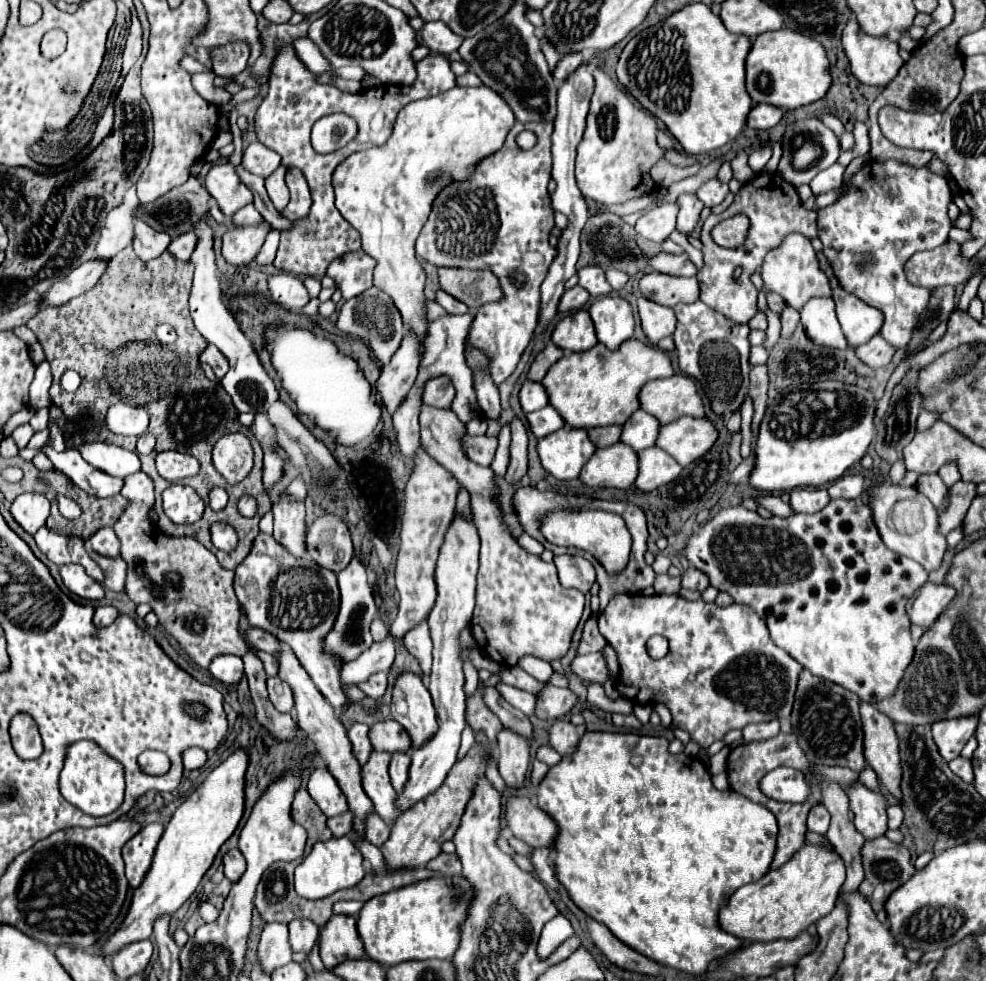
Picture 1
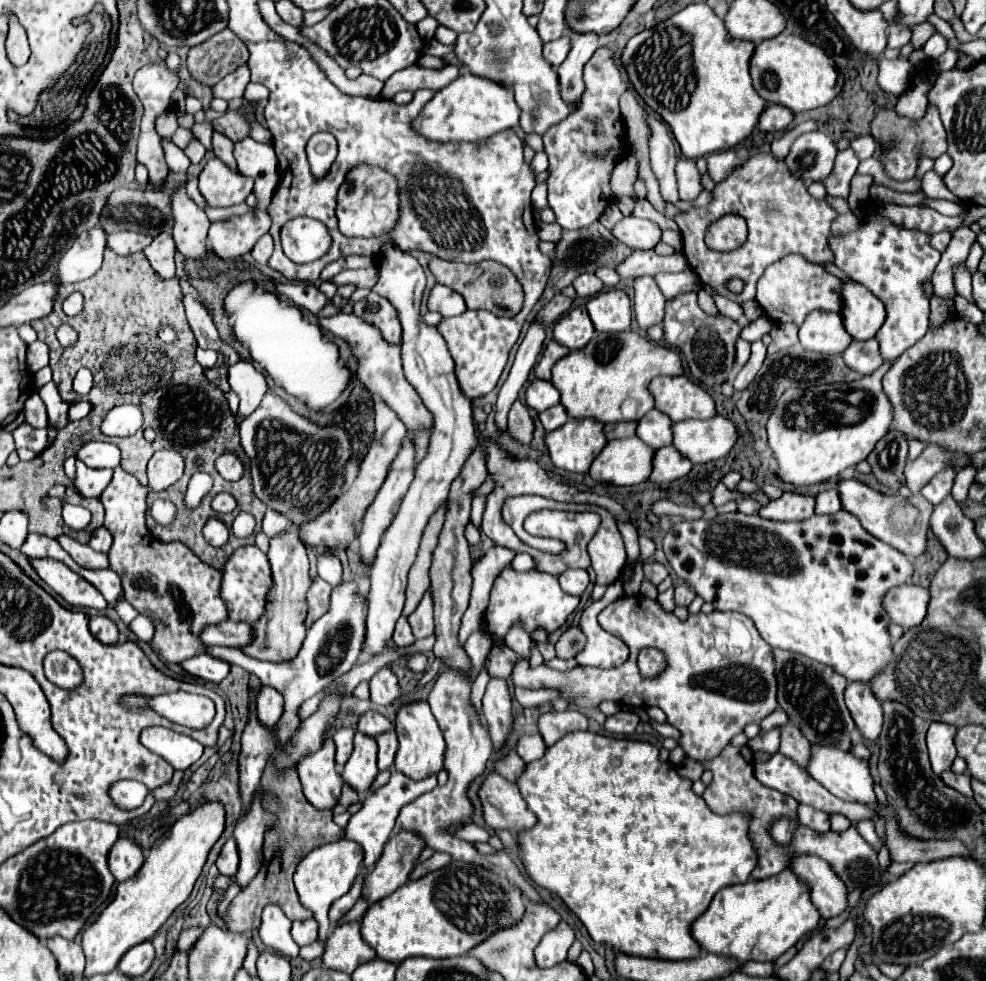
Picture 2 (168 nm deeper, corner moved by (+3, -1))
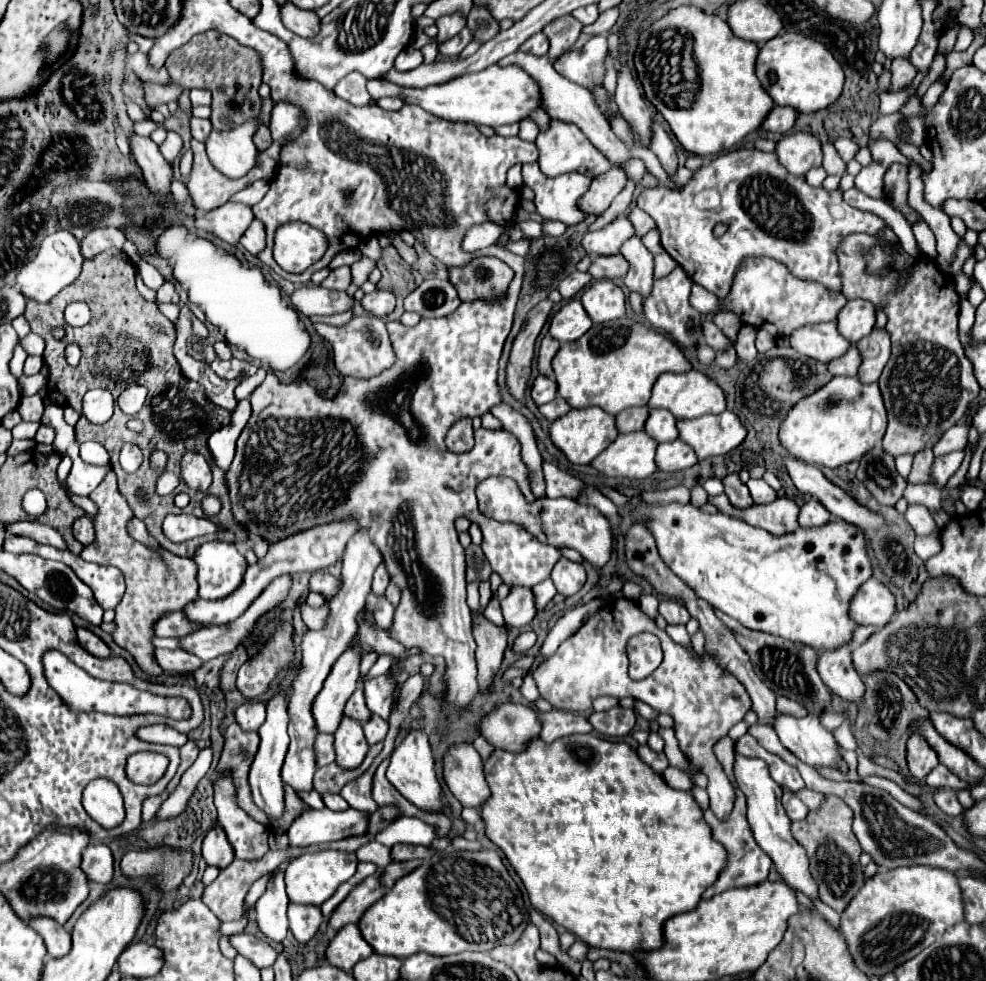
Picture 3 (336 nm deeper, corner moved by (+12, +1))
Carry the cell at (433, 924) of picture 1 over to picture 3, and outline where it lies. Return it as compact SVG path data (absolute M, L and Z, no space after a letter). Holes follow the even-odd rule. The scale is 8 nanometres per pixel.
M494 850L482 852L438 852L432 858L426 858L422 866L418 866L412 874L400 878L394 888L390 888L384 898L380 898L374 906L362 914L358 926L364 940L374 948L376 954L408 958L416 952L428 952L434 956L448 956L466 950L488 952L492 946L506 942L512 944L520 938L522 930L530 922L528 912L524 920L524 900L522 894L512 880L504 880L498 868L506 868L502 858Z

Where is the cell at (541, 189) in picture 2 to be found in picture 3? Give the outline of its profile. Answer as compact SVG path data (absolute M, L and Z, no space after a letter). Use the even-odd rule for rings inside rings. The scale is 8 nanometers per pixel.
M525 118L520 121L520 130L518 136L525 141L534 142L539 134L538 126L532 120Z

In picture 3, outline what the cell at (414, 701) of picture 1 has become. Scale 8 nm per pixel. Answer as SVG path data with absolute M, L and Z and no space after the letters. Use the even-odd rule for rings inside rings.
M424 730L418 732L408 732L394 748L390 756L390 766L386 772L388 780L400 790L404 798L408 798L412 804L416 804L422 810L442 810L444 802L440 798L440 784L436 780L434 772L434 758L432 758L432 748L428 742L428 734Z

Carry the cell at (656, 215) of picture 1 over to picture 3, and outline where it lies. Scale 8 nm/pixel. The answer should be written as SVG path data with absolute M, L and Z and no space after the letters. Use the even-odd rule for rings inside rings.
M618 216L602 230L588 232L582 240L582 246L590 254L618 254L620 246L636 234L632 222L626 216Z

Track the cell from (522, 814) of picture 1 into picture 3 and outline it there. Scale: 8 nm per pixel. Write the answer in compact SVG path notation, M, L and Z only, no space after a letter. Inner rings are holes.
M470 744L452 746L444 758L444 780L464 808L478 808L490 798L484 762Z

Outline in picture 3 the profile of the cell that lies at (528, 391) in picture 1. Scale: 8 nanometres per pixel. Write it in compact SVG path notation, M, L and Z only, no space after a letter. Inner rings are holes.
M538 376L532 384L532 400L542 406L546 402L552 402L556 398L556 382L546 378L546 376Z

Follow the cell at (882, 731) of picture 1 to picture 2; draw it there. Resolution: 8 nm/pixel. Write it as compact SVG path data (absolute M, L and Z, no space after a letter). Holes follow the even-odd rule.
M849 682L845 688L845 704L863 738L875 742L879 728L883 726L881 702L875 698L871 688L863 682Z

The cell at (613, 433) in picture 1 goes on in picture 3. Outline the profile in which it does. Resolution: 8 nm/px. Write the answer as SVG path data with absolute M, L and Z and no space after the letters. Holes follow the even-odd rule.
M642 406L642 408L628 408L628 410L624 410L624 412L620 412L620 414L616 416L618 432L620 432L620 434L626 434L626 432L642 430L646 418L648 418L648 406Z

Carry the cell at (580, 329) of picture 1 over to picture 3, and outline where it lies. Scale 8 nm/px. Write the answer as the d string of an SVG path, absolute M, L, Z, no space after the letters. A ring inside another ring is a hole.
M572 300L562 306L550 320L550 336L558 342L574 342L590 330L592 322L582 308L580 300Z

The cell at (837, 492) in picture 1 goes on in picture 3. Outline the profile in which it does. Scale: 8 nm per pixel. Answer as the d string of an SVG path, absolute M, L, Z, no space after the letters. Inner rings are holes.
M810 498L800 508L798 520L800 520L800 526L820 526L830 520L830 512L816 498Z

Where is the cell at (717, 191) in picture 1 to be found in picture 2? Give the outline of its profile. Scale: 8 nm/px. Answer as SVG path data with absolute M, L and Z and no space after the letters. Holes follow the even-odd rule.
M679 158L677 160L677 182L679 182L679 198L681 200L693 200L701 192L701 174L695 166L695 160Z

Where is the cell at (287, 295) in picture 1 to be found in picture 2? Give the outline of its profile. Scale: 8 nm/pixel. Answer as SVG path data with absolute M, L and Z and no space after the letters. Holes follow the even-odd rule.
M289 282L289 284L277 284L277 294L281 298L291 300L295 306L305 308L313 314L321 312L327 304L331 304L331 298L327 298L315 284L309 282Z

